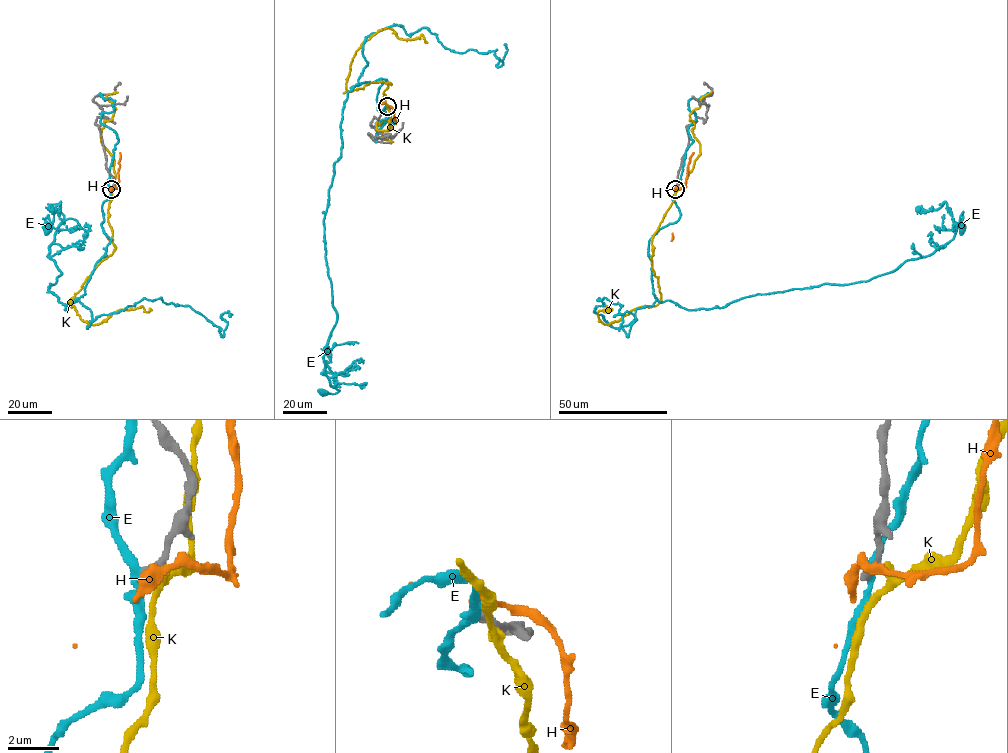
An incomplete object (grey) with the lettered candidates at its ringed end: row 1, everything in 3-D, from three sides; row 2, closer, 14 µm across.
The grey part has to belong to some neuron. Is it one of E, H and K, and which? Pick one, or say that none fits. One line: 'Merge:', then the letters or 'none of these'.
Merge: none of these

